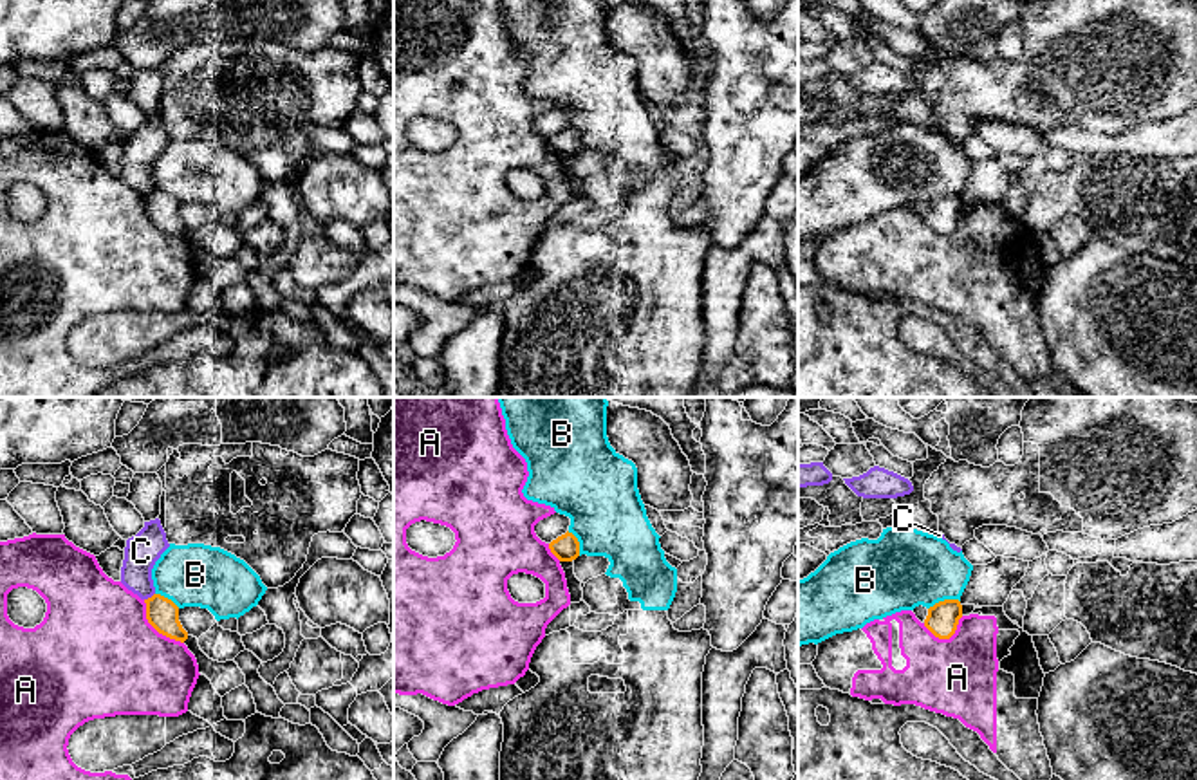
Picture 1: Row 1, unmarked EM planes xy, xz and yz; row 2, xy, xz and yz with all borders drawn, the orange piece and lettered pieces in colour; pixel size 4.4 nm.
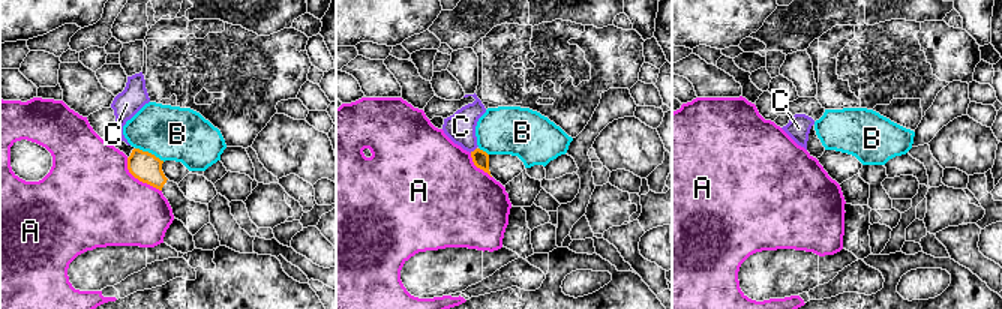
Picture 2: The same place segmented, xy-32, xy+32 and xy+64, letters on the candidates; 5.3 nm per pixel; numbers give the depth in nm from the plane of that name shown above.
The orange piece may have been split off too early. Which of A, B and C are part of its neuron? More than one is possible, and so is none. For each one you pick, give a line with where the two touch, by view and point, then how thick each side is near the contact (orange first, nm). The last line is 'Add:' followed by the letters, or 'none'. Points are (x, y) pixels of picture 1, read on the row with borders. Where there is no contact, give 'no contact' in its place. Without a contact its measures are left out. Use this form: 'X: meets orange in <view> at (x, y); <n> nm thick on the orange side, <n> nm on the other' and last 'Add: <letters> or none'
Add: none

